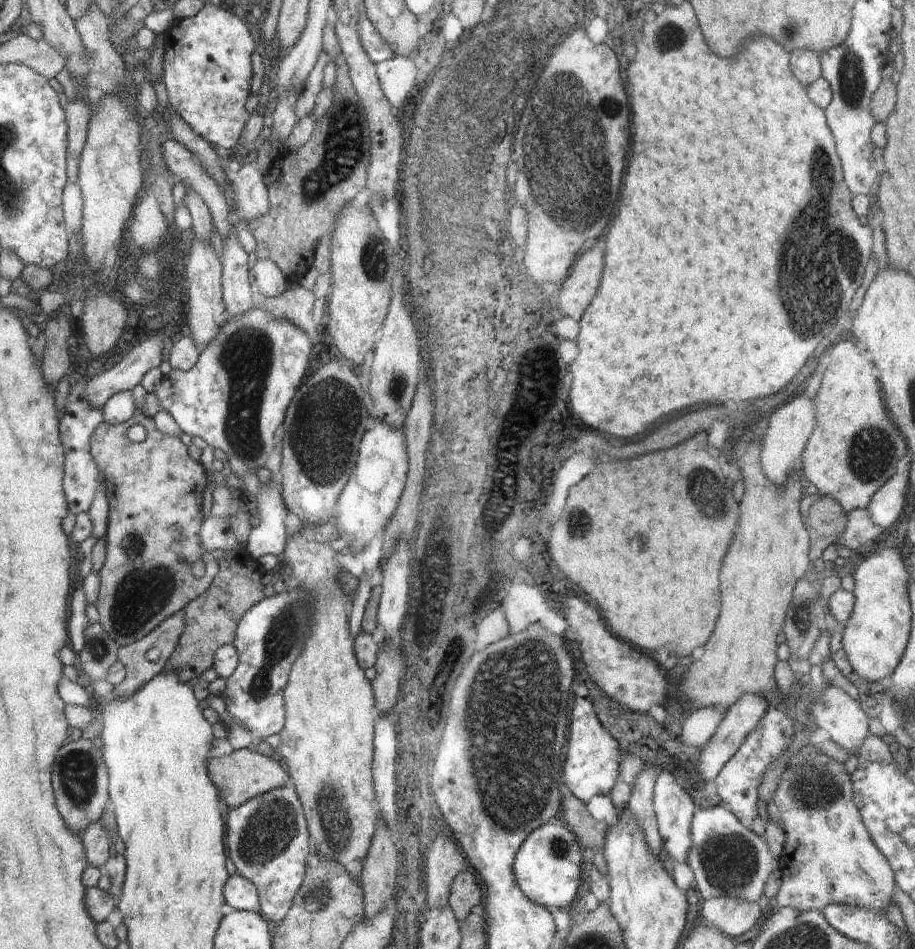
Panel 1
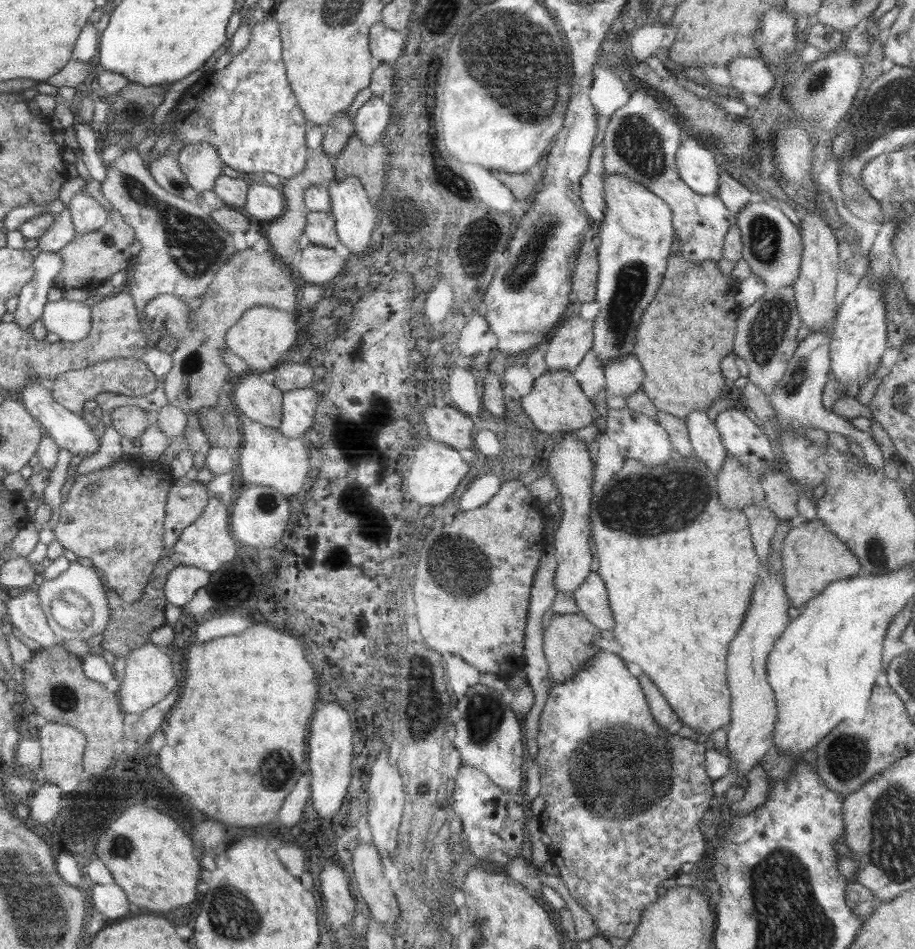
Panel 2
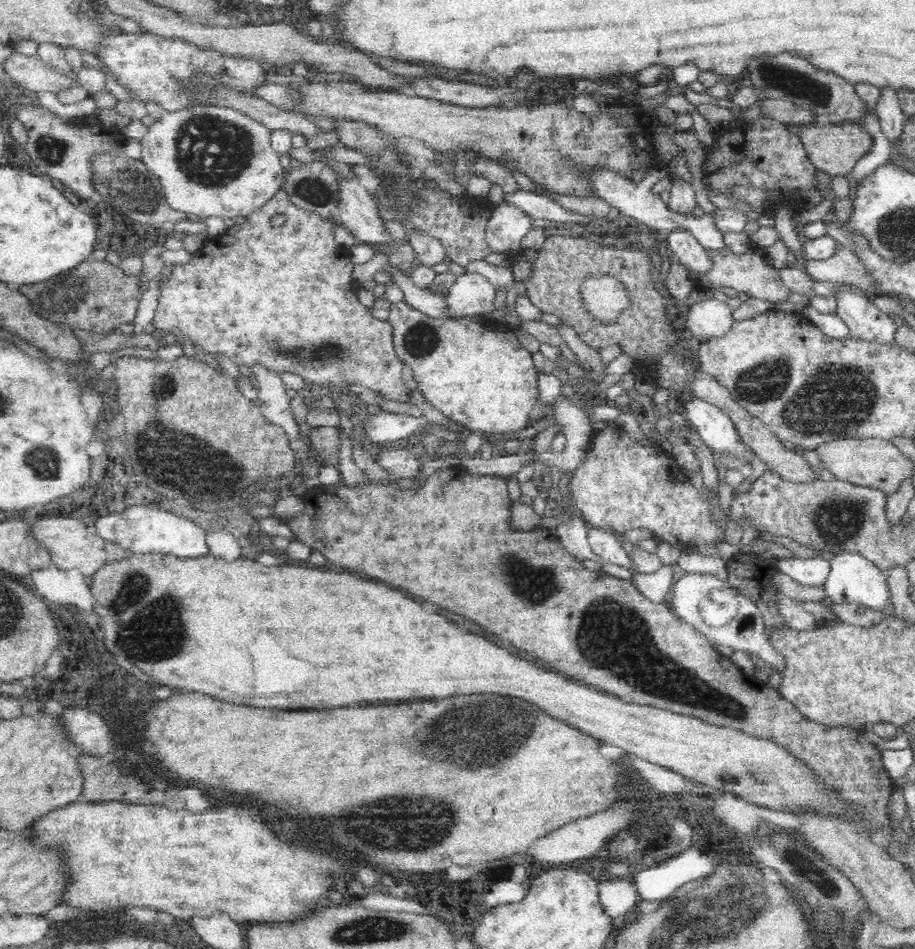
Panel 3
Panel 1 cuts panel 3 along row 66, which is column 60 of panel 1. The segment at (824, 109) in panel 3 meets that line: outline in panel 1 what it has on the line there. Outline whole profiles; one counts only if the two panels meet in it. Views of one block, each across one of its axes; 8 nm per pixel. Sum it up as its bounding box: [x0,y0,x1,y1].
[52,737,109,838]

